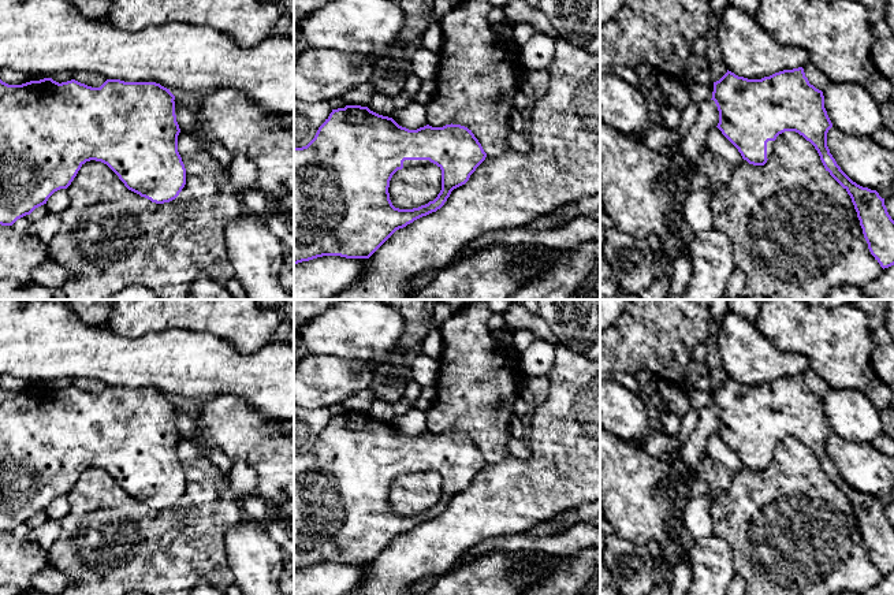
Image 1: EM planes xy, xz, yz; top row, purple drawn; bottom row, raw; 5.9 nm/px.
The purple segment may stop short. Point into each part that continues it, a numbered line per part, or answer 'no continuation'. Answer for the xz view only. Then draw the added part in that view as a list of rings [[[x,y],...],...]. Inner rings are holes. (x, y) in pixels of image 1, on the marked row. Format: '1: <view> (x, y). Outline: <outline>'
1: xz (408, 164). Outline: [[[405,160],[403,161],[403,168],[409,170],[413,168],[414,166],[425,166],[431,163],[429,160]]]

